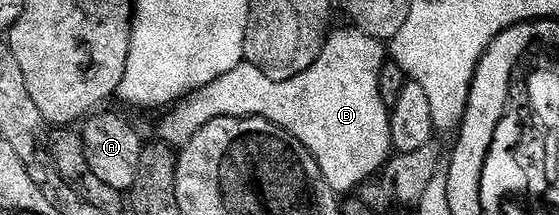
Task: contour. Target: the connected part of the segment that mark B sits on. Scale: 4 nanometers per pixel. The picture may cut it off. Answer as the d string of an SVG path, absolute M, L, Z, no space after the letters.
M333 29L318 60L314 60L306 72L290 80L275 82L258 68L241 64L226 72L226 76L218 76L218 80L193 90L165 113L169 114L160 122L159 141L173 148L183 148L194 140L194 136L198 136L198 132L202 132L202 128L206 128L206 124L219 118L265 118L275 126L281 126L291 138L298 139L312 153L326 184L330 184L337 195L344 196L347 190L355 191L383 171L393 153L394 131L390 107L382 100L380 91L380 73L386 65L385 43L366 36L361 30L347 29Z

